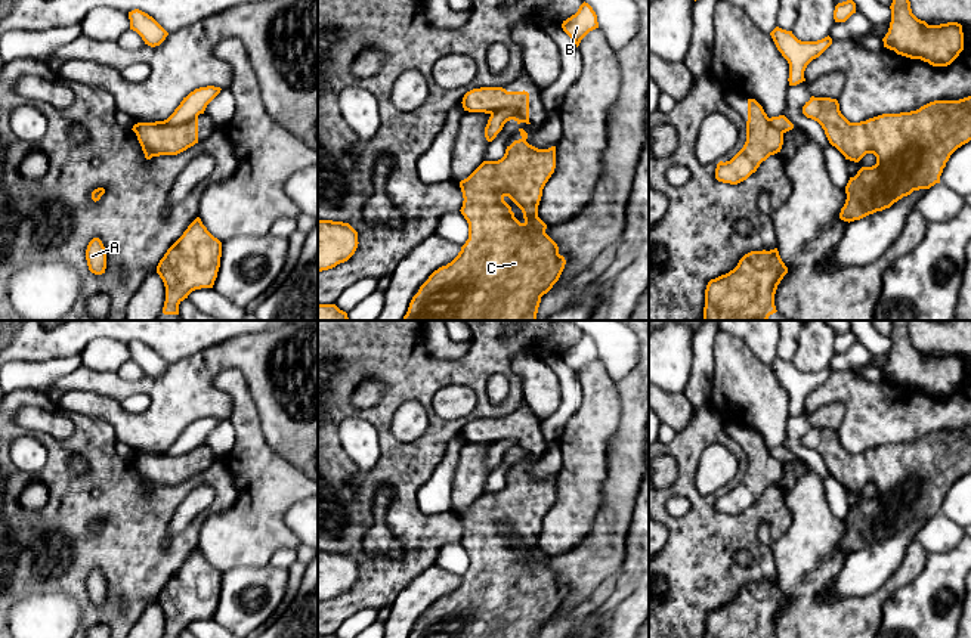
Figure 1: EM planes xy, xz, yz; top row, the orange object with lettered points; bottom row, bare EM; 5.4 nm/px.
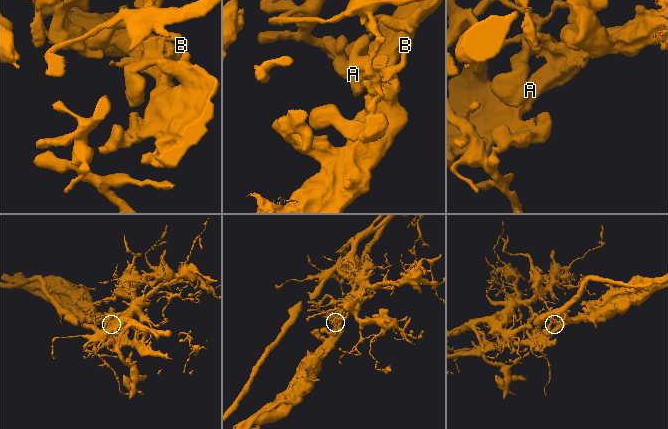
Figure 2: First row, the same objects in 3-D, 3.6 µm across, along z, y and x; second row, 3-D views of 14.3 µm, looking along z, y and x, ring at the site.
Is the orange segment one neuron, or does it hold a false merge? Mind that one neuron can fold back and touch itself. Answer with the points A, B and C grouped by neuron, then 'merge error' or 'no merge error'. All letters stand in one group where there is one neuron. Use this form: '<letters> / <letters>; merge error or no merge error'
A C / B; merge error

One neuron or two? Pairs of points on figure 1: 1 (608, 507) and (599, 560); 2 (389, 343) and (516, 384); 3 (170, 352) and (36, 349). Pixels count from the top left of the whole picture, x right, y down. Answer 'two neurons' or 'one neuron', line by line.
1: one neuron
2: one neuron
3: one neuron

